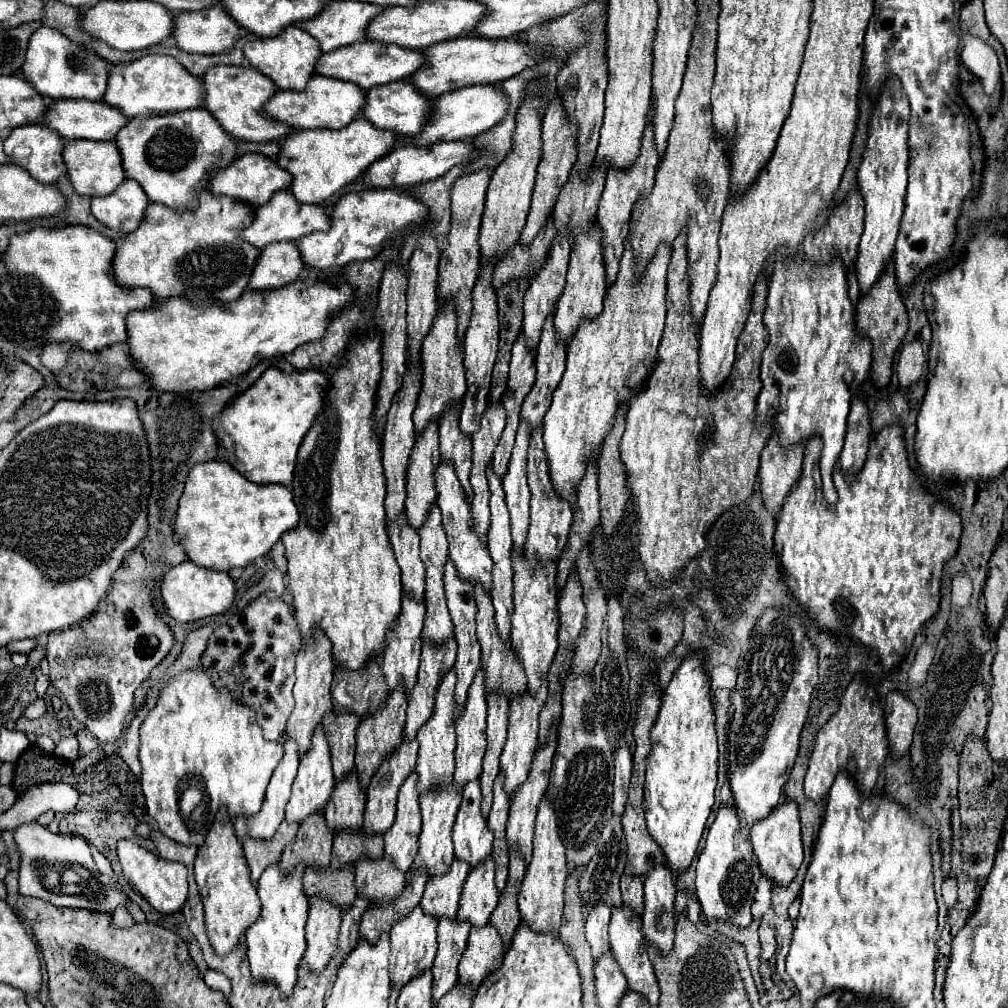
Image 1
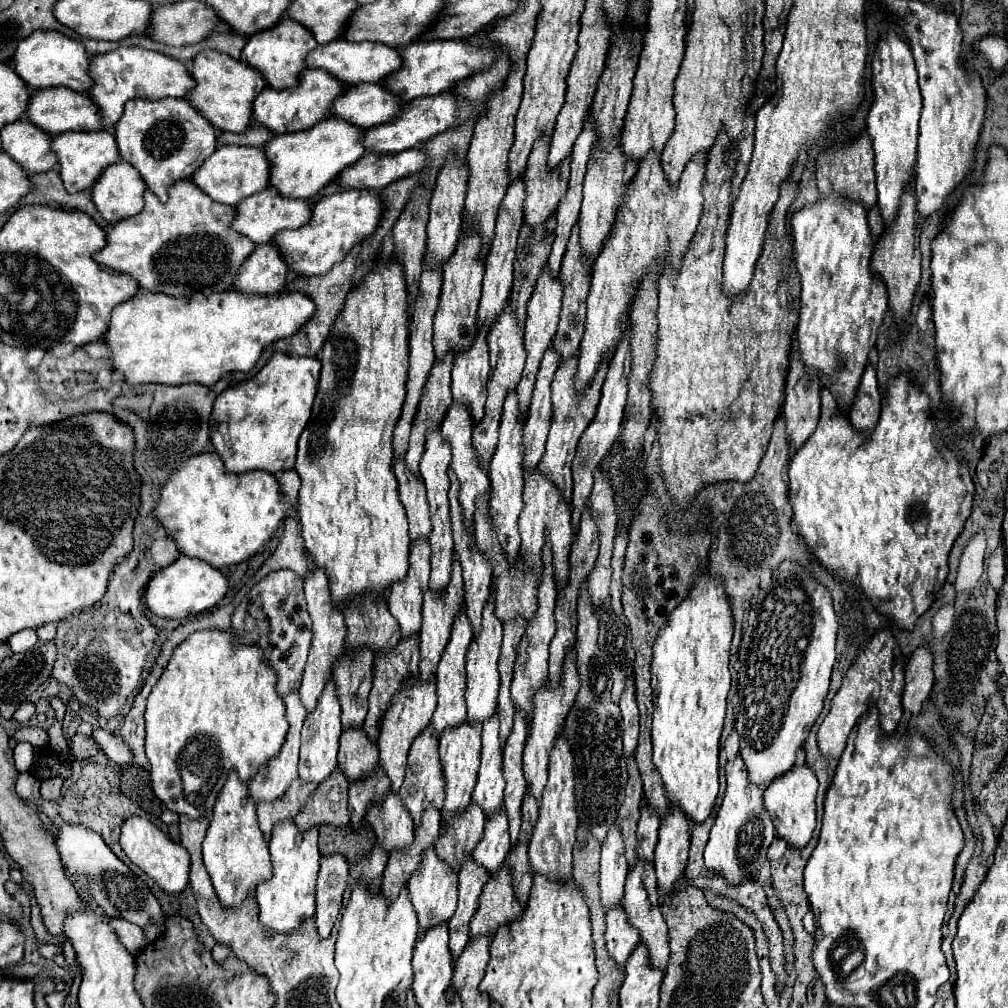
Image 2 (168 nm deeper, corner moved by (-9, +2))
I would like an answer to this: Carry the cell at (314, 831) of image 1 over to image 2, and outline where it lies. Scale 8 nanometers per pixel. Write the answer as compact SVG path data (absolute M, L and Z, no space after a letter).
M336 769L324 783L318 785L312 799L294 819L298 831L308 831L312 827L334 825L336 829L348 827L348 785L340 769Z

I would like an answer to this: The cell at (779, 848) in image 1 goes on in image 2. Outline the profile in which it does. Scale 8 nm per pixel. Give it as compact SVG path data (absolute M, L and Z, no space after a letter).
M794 767L786 775L774 779L768 789L764 791L764 809L770 813L776 829L776 837L784 839L790 849L802 849L802 845L808 845L812 831L816 827L816 789L818 781L810 767Z

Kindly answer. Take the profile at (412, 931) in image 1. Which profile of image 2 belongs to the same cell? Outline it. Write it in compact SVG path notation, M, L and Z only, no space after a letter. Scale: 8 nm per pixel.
M432 847L426 851L426 857L422 859L420 871L410 879L408 893L414 905L414 911L418 915L420 933L426 933L426 929L432 929L434 925L448 925L450 917L454 915L456 897L458 897L458 875L452 869L446 869L446 863L442 863L436 857L436 851Z

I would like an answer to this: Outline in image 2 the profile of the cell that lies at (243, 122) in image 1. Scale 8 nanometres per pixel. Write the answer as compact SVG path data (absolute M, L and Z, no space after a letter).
M204 49L194 59L192 77L196 79L196 87L188 95L188 101L218 129L218 131L232 131L244 133L252 125L252 103L258 93L266 87L264 75L248 65L246 61L234 61L224 53Z

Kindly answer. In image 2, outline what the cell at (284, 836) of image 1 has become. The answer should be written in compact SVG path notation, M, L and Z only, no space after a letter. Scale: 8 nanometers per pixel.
M300 779L292 783L292 787L286 791L286 795L274 803L260 803L258 809L258 825L266 841L270 841L272 831L278 823L294 821L294 817L304 807L306 799L310 799L314 793L312 785L302 785Z

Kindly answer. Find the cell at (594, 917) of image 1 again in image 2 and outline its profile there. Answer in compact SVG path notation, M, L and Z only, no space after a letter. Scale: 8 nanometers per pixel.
M610 829L606 841L602 843L600 859L600 901L604 911L620 905L624 897L624 883L628 875L628 865L624 859L624 843L618 829Z

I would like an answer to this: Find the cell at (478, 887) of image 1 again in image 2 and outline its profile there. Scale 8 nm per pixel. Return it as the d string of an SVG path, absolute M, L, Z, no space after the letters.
M502 807L498 815L486 821L484 837L476 845L472 859L476 861L476 865L482 865L486 873L492 877L502 869L508 853L510 853L510 835L508 835L506 811Z

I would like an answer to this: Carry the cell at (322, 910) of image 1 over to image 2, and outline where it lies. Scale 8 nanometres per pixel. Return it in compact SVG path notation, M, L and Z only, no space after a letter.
M340 855L322 857L316 885L316 915L314 915L320 939L330 937L330 931L342 907L346 883L348 883L346 861Z

